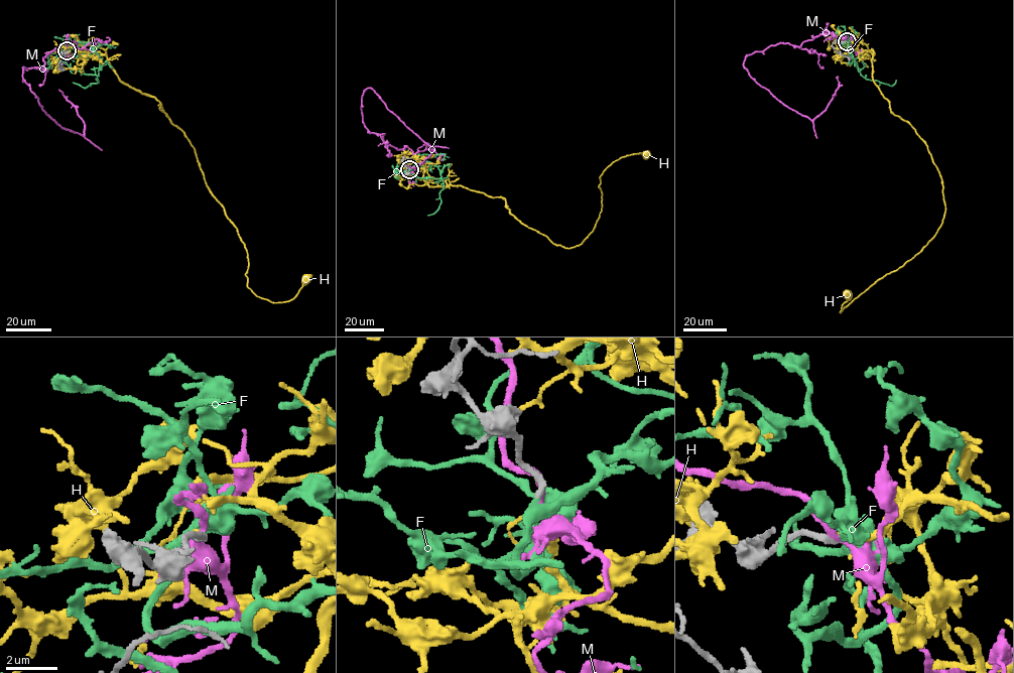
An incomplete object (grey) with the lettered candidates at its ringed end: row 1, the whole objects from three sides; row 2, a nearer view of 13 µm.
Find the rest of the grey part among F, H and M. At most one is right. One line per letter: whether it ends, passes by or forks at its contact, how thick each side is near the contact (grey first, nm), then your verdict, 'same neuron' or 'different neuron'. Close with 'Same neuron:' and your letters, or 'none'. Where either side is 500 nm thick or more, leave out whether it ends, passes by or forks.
F: it passes by | 280/360 nm | same neuron
H: it ends | 280/200 nm | different neuron
M: it passes by | 280/220 nm | different neuron
Same neuron: F

